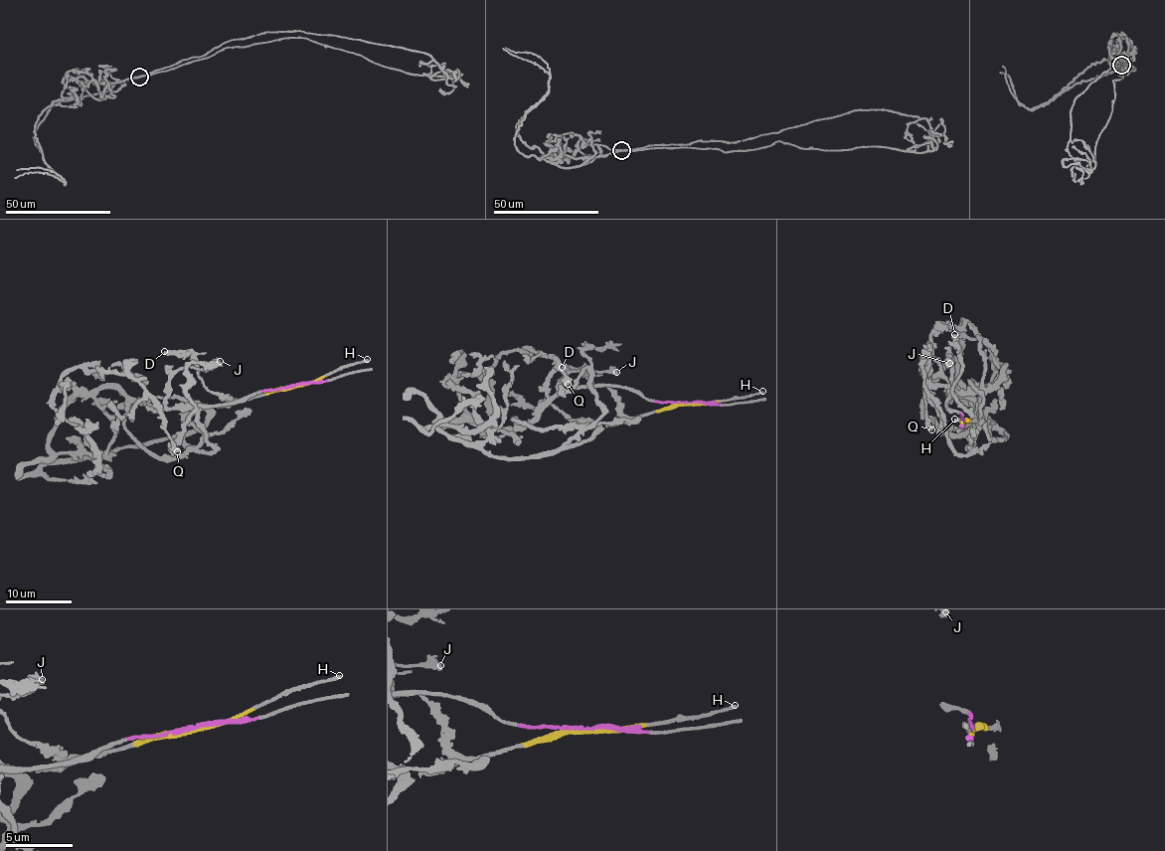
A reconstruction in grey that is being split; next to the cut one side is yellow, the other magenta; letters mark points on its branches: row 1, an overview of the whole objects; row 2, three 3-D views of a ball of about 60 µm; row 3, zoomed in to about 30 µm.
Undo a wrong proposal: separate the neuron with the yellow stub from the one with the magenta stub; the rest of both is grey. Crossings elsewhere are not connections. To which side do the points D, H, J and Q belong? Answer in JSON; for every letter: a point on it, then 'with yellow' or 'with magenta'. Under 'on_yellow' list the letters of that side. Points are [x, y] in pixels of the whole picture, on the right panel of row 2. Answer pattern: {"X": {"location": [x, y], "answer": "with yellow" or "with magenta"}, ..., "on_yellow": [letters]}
{"D": {"location": [954, 334], "answer": "with yellow"}, "H": {"location": [954, 419], "answer": "with yellow"}, "J": {"location": [949, 363], "answer": "with magenta"}, "Q": {"location": [931, 429], "answer": "with magenta"}, "on_yellow": ["D", "H"]}

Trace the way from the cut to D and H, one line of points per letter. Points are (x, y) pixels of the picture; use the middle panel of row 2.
D: (687, 404), (626, 417), (605, 386), (592, 388), (591, 382), (580, 370), (562, 367)
H: (687, 404), (701, 405), (748, 398), (762, 392)

